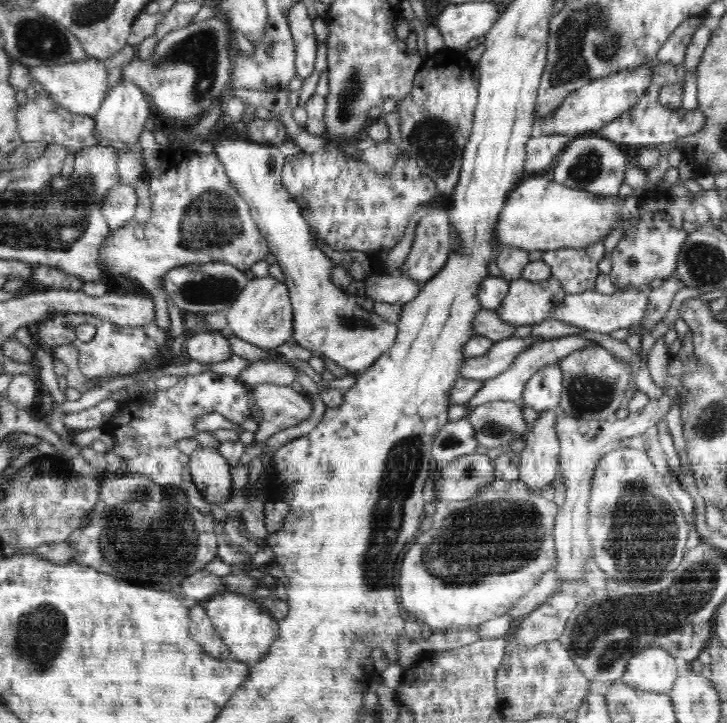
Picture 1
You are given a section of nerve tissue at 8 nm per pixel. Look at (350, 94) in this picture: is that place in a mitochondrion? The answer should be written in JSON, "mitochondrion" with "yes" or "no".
{"mitochondrion":"yes"}

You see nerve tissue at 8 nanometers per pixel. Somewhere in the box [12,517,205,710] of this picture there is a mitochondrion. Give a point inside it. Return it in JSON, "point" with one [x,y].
{"point":[41,633]}

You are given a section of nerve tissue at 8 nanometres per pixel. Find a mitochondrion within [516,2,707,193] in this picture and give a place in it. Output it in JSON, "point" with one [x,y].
{"point":[586,167]}

